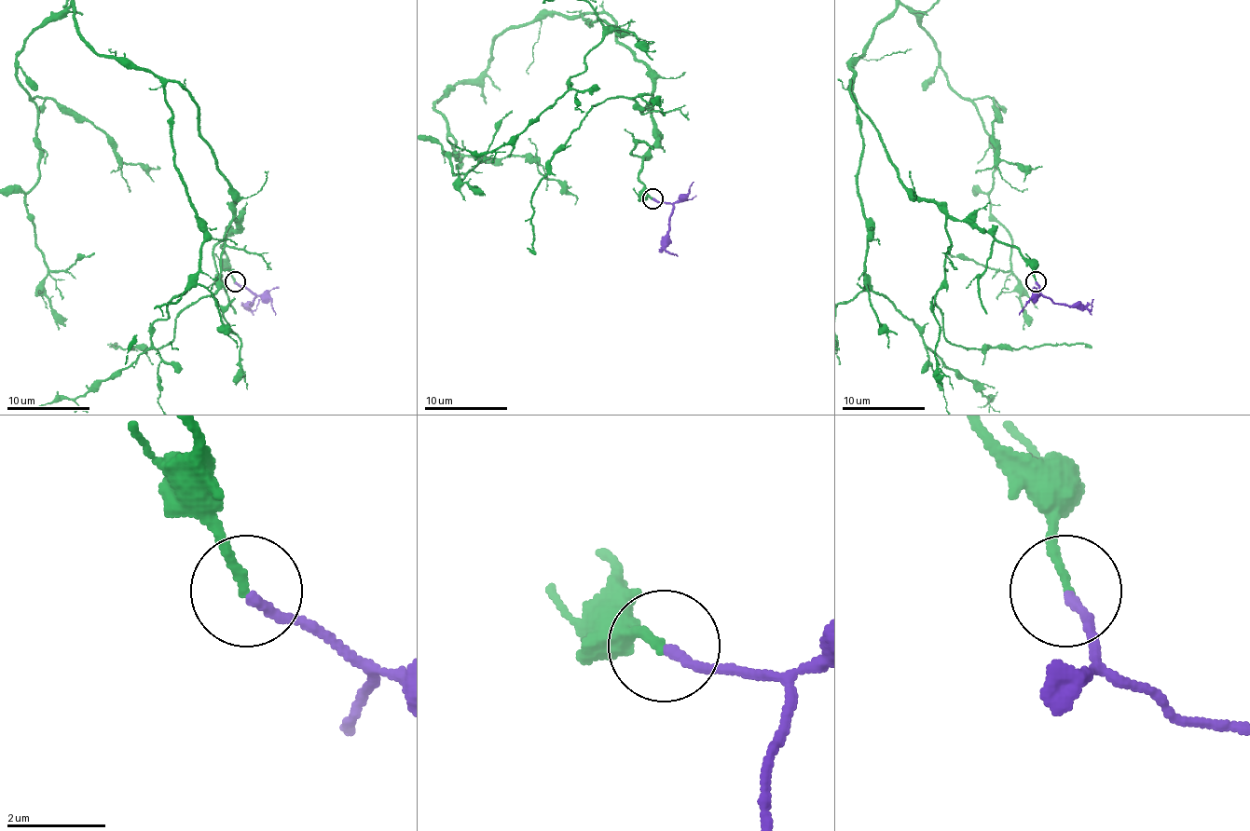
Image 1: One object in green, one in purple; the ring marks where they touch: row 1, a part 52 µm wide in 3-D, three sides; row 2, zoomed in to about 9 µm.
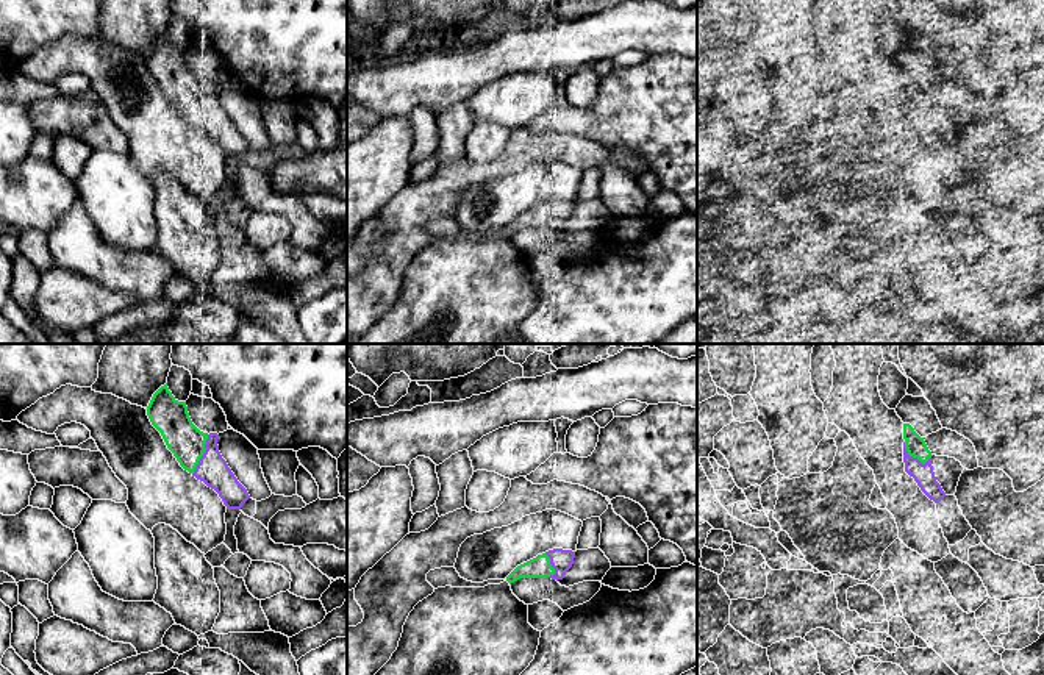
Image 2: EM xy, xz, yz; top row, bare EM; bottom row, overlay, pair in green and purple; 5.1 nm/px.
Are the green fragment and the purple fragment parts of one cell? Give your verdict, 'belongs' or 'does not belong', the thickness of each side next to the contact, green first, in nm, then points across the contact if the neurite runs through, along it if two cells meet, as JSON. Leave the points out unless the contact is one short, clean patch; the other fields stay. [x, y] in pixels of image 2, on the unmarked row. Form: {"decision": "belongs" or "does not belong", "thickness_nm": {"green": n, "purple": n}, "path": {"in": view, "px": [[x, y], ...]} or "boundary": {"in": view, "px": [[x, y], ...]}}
{"decision": "belongs", "thickness_nm": {"green": 190, "purple": 160}}

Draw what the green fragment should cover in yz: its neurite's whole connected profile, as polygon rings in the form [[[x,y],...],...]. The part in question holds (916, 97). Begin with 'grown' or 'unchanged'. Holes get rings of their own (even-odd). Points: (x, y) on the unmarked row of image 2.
grown; [[[903,73],[903,112],[905,122],[914,128],[921,141],[935,153],[946,147],[941,134],[936,131],[931,102],[924,88],[921,88],[910,73]]]

